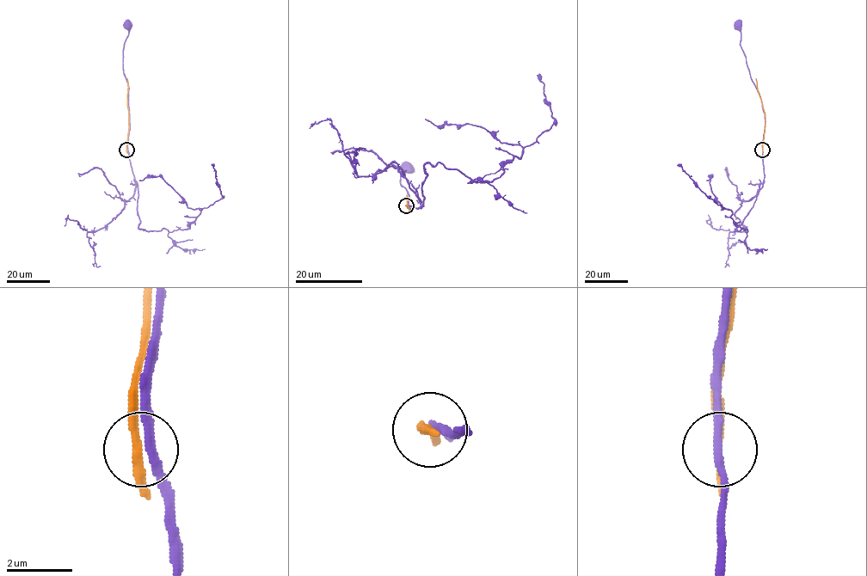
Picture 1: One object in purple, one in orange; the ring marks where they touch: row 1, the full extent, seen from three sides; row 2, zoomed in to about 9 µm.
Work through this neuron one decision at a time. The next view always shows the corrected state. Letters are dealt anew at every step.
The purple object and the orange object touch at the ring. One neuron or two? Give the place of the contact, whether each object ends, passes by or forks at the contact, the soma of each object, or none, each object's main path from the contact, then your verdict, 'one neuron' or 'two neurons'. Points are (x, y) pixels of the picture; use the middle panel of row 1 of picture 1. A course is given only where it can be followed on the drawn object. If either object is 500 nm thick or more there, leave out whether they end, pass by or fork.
at (406, 205); purple passes by; orange passes by; cell body of purple at (408, 168); no cell body on orange; purple runs (407, 205), (410, 209), (408, 195), (400, 180), (402, 171), (408, 172), (407, 168); orange runs (407, 205), (408, 209), (407, 195); two neurons

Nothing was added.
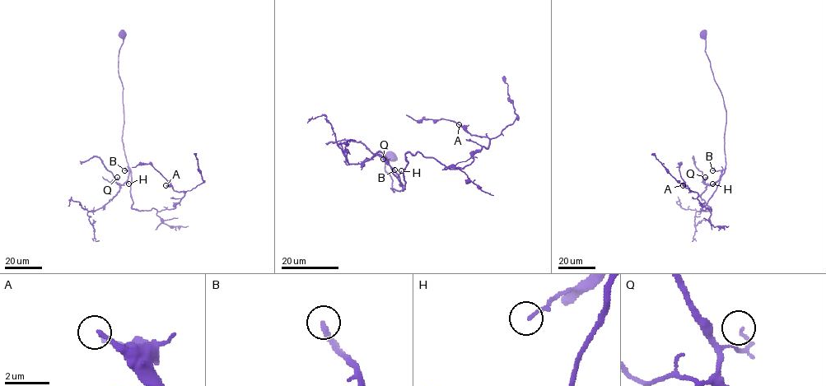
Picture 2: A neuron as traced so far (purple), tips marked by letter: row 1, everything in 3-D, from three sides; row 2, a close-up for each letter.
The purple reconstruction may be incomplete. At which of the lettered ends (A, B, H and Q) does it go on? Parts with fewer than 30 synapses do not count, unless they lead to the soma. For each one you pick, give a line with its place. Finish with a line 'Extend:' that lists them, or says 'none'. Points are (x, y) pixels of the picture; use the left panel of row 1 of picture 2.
Extend: none

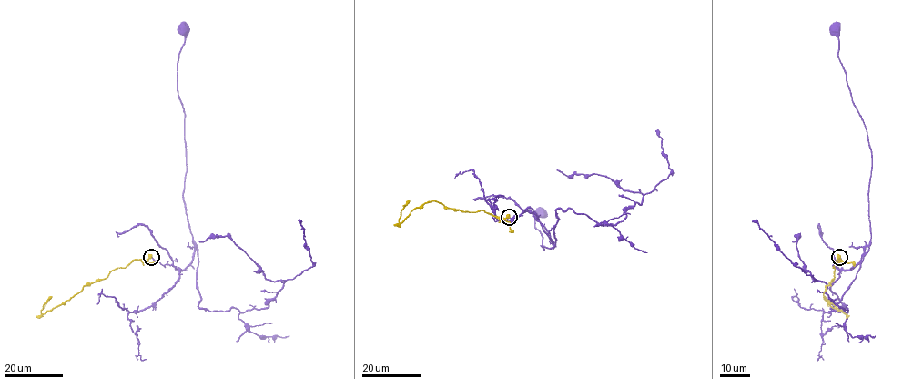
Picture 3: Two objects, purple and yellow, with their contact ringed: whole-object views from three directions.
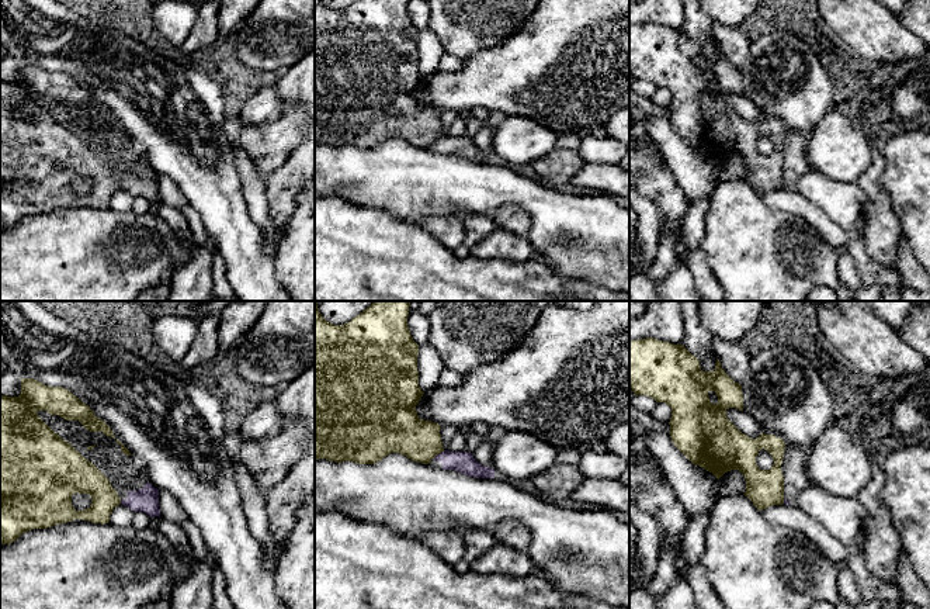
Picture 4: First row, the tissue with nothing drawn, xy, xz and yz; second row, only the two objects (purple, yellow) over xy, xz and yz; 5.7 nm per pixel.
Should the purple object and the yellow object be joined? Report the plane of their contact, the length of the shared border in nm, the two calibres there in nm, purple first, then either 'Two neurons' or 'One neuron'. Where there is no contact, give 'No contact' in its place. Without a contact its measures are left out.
Touches purple in xz. Shared border 90 nm. Thickness 120 nm (purple) against 260 nm. Two neurons

